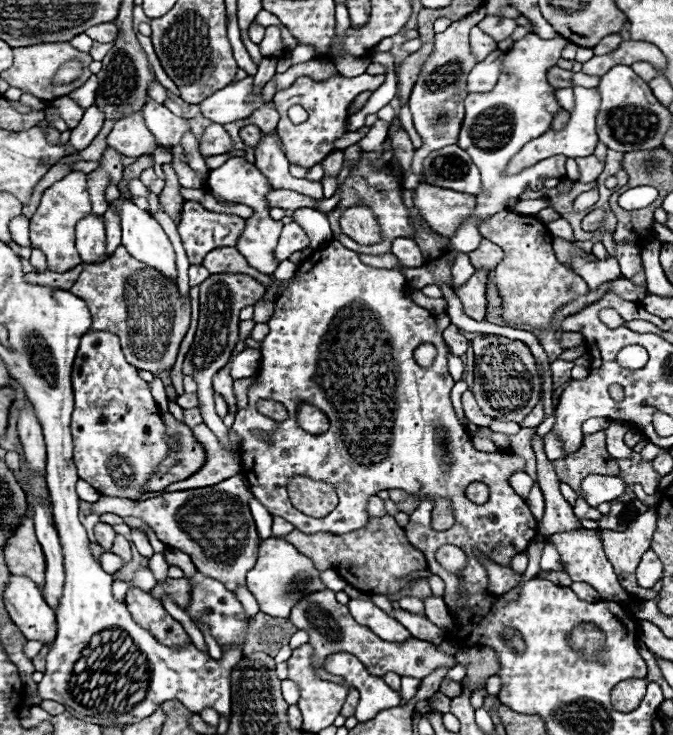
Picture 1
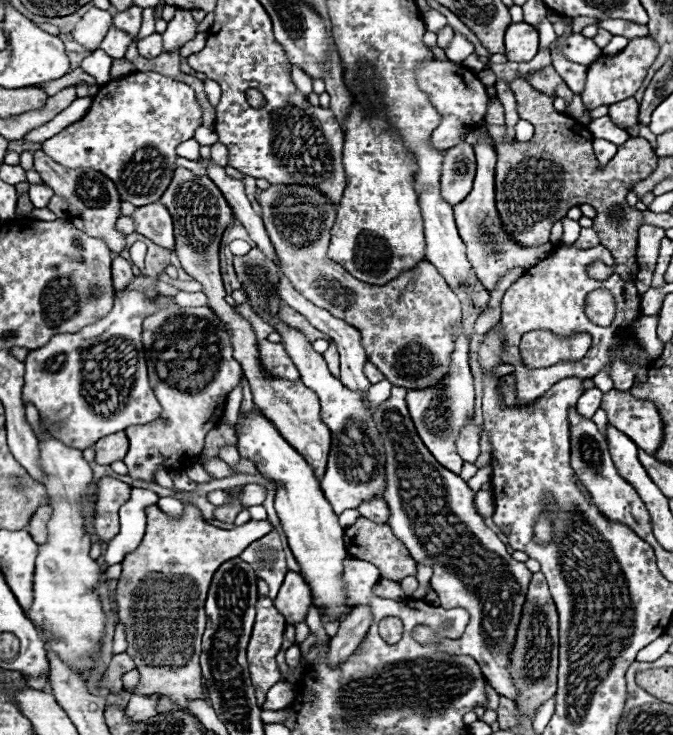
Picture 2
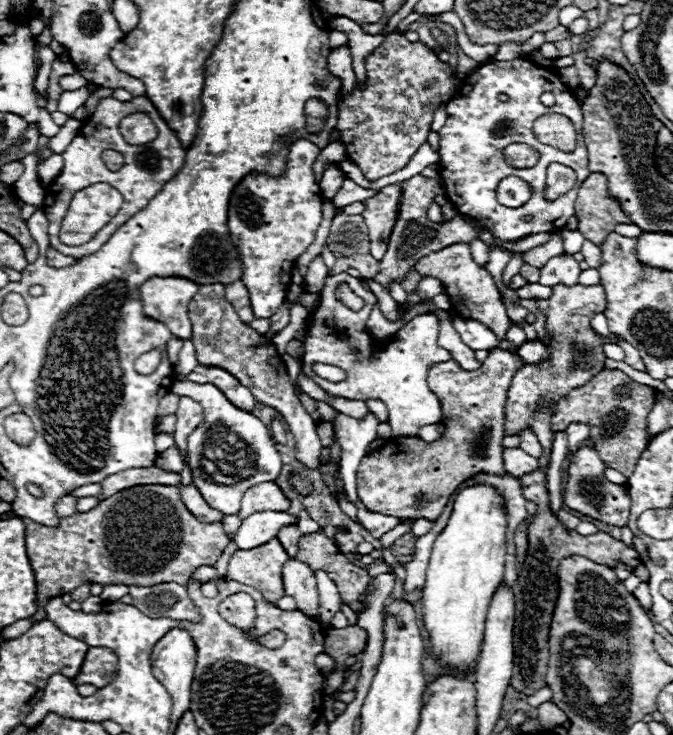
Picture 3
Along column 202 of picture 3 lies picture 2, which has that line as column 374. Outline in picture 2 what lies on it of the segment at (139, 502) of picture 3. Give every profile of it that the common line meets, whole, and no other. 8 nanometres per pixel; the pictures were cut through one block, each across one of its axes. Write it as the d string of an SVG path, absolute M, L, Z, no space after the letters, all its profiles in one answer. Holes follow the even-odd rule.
M358 518L354 526L346 528L344 542L346 542L348 554L374 564L380 570L382 578L400 582L400 580L404 580L404 576L416 576L416 560L410 556L408 548L392 534L390 526L386 526L386 524L376 524L366 518Z

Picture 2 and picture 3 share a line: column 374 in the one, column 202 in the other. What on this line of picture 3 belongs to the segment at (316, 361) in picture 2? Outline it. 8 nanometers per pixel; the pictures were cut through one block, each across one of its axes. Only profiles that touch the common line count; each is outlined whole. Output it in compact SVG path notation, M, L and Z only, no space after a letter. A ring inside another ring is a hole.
M174 380L172 392L178 396L192 396L204 406L204 422L188 438L188 462L194 474L194 486L202 498L222 514L238 514L240 500L252 484L274 482L280 476L282 460L272 442L270 428L250 412L232 406L214 384L198 384L190 380ZM208 448L220 448L216 454L206 456ZM226 454L226 456L222 456Z

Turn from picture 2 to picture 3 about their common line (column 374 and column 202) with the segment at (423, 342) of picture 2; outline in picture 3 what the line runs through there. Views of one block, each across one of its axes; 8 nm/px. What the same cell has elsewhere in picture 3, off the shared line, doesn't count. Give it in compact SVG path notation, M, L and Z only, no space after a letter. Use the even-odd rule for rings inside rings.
M218 282L200 286L196 296L188 304L188 316L192 322L190 340L194 342L198 364L226 368L226 372L232 372L232 376L236 376L236 380L240 380L240 384L244 384L260 404L278 410L294 434L298 462L306 468L318 468L324 446L320 442L320 436L316 434L314 420L308 416L294 392L286 364L280 360L280 354L272 342L262 340L260 332L252 330L250 324L244 324L240 320L234 306L224 298L224 284Z

